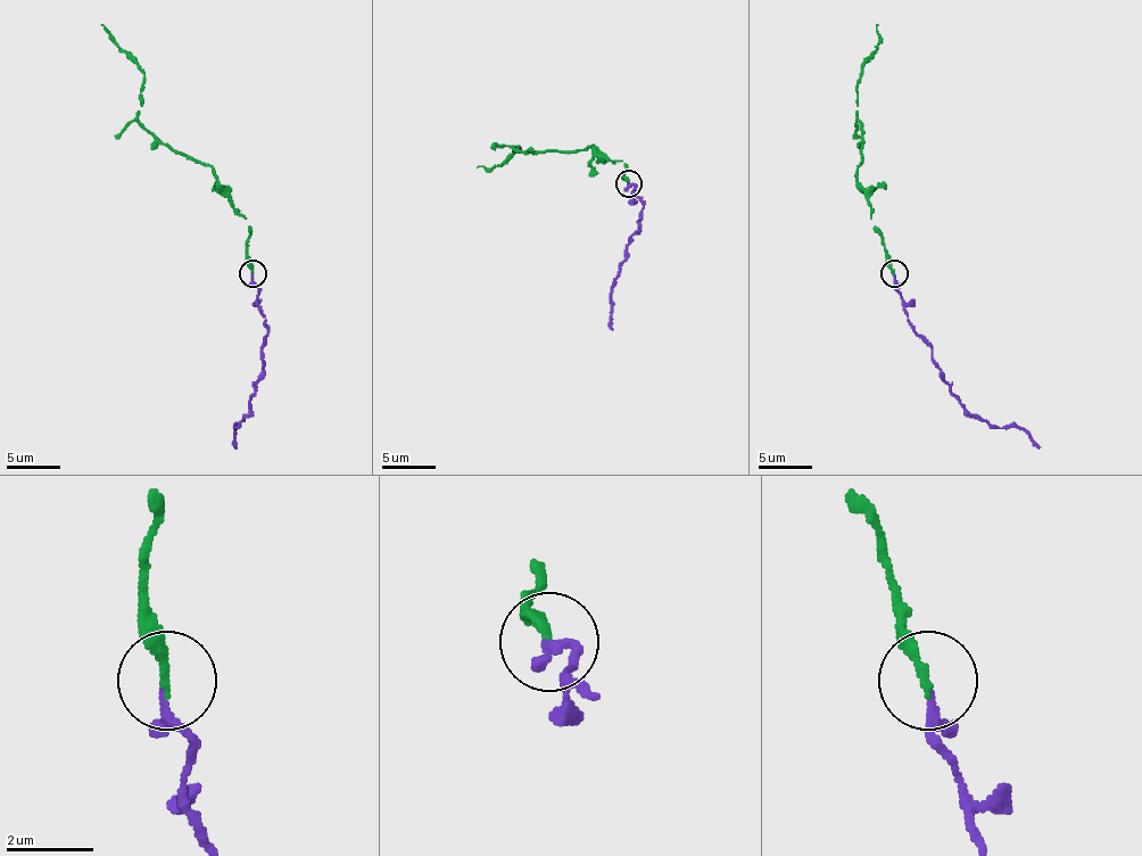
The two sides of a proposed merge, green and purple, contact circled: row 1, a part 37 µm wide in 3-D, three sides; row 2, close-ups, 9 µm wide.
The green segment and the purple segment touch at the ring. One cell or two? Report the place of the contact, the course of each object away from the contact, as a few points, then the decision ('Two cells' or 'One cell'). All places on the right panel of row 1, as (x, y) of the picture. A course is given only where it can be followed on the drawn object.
Place: (894, 273). Course of green: (893, 273), (877, 230), (869, 191), (858, 178), (861, 65), (879, 40), (877, 24). Course of purple: (893, 276), (912, 330), (931, 348), (931, 360), (950, 392), (969, 411), (995, 427), (1020, 427), (1039, 449). One cell

